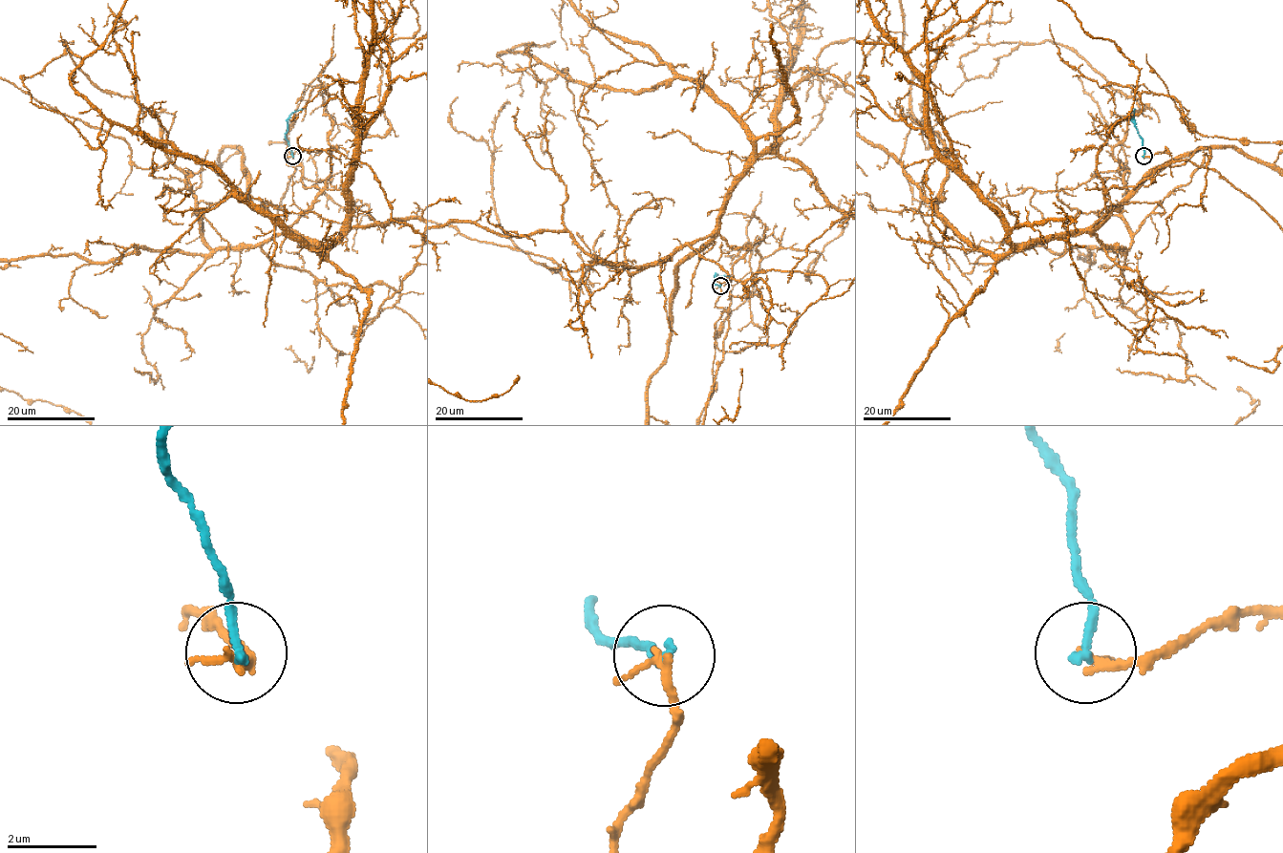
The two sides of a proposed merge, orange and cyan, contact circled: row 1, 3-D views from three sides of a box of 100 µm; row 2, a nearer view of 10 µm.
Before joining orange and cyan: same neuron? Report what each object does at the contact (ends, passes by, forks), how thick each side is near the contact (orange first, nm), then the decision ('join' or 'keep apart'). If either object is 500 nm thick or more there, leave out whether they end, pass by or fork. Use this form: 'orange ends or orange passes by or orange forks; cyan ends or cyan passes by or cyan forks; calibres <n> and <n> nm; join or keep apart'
orange ends; cyan ends; calibres 220 and 200 nm; keep apart

